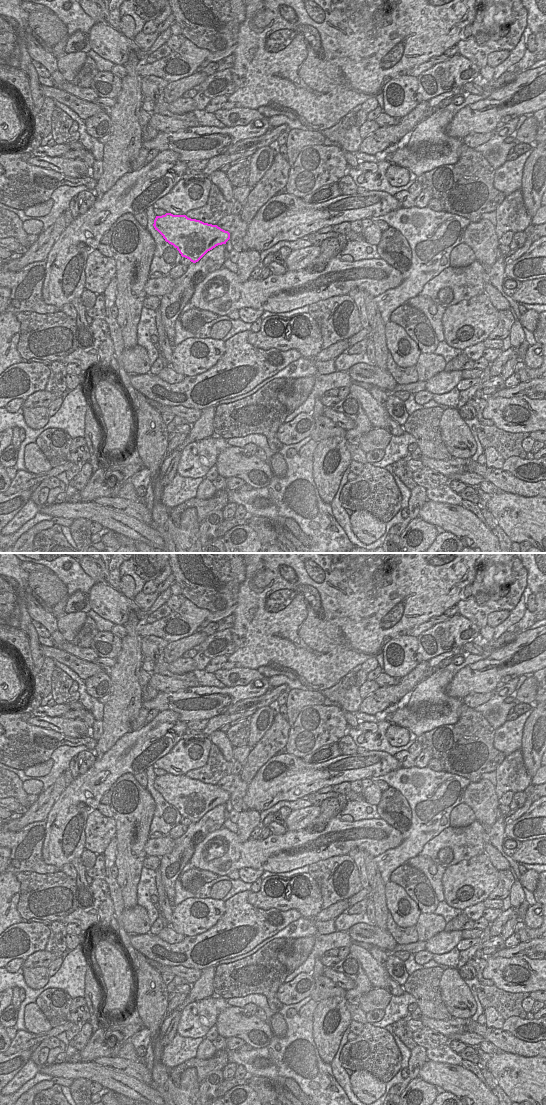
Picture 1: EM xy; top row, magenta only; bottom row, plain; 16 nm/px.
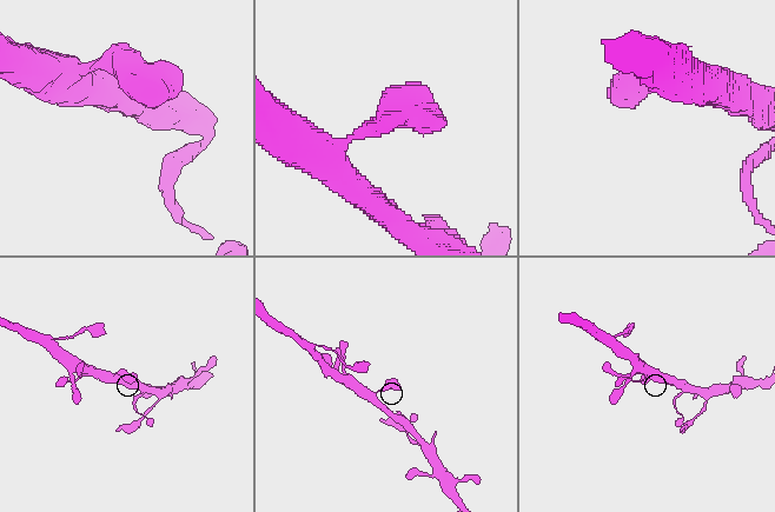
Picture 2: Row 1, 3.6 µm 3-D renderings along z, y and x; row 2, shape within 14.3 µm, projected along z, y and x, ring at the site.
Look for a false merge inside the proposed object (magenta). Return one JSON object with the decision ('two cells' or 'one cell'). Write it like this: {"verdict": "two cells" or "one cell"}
{"verdict": "one cell"}

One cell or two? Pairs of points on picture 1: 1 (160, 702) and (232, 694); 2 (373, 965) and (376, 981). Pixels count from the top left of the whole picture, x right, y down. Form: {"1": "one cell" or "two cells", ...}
{"1": "one cell", "2": "one cell"}

